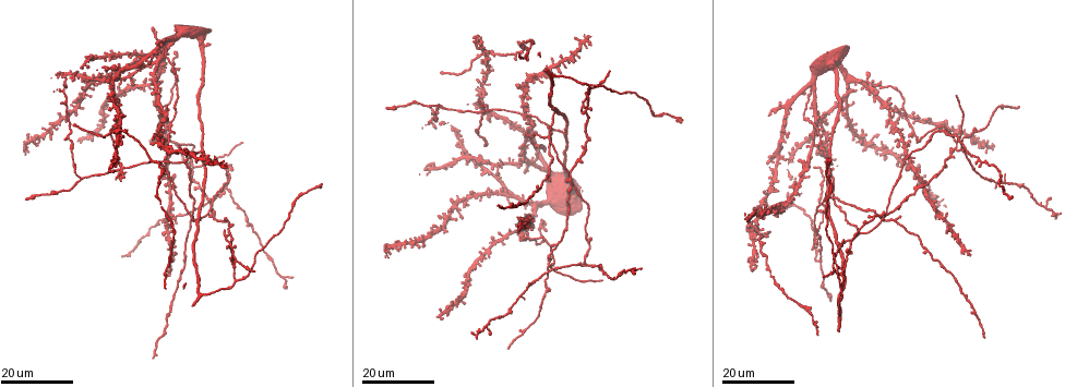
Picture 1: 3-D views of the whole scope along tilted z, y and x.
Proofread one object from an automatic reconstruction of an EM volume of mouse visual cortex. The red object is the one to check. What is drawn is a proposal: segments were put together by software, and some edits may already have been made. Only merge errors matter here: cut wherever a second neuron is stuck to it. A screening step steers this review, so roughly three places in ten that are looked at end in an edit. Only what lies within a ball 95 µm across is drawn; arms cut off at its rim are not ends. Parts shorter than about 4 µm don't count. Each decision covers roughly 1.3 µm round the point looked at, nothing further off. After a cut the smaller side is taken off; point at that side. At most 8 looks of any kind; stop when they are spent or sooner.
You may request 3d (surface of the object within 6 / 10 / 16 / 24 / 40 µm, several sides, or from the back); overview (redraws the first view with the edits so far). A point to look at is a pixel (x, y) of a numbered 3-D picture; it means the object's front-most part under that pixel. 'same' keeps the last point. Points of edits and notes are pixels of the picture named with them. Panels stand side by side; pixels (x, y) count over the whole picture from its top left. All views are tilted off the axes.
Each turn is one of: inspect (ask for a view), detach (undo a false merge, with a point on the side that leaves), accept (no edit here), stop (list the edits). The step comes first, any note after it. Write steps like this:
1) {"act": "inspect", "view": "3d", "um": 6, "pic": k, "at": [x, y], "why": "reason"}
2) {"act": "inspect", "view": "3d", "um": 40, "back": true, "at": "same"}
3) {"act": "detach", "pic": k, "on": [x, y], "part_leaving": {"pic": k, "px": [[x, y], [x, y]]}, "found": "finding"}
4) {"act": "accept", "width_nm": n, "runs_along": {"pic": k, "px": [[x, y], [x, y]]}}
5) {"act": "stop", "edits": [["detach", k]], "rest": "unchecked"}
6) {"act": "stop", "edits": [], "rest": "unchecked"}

{"act": "inspect", "view": "3d", "um": 24, "pic": 1, "at": [562, 131]}

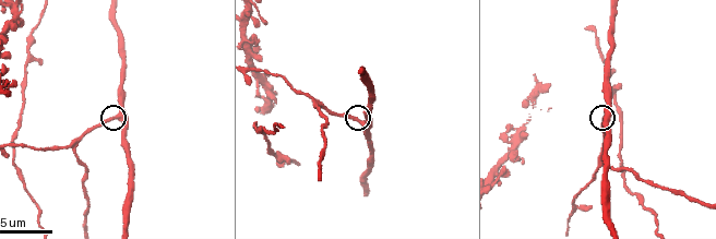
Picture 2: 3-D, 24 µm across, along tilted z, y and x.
{"act": "inspect", "view": "3d", "um": 10, "pic": 2, "at": [360, 124]}

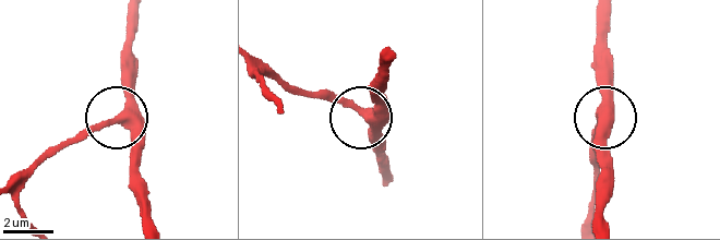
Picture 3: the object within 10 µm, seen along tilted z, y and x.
{"act": "accept", "side_arm_um": 80, "runs_along": {"pic": 3, "px": [[147, 220], [147, 187], [123, 124], [91, 124], [49, 159]]}, "found": "all the same neuron"}

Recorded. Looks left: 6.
{"act": "inspect", "view": "3d", "um": 24, "pic": 1, "at": [198, 220], "why": "branch point"}

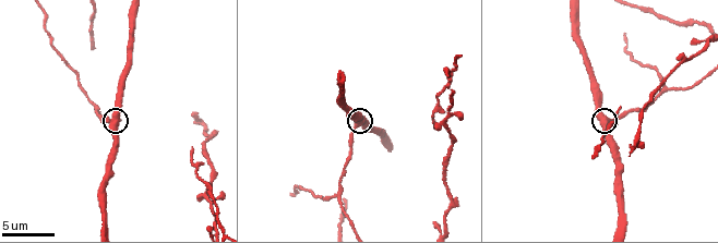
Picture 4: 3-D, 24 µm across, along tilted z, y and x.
{"act": "inspect", "view": "3d", "um": 10, "pic": 4, "at": [112, 120], "why": "closer look"}

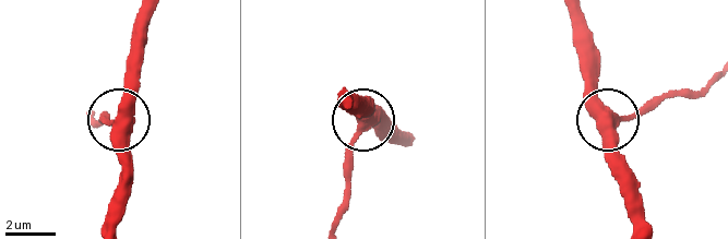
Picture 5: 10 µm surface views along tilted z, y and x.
{"act": "accept", "arms": 3, "runs_along": {"pic": 5, "px": [[144, 18], [136, 94], [119, 121], [111, 121], [107, 111]]}, "found": "one neuron here"}

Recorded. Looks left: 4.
{"act": "inspect", "view": "3d", "um": 24, "pic": 1, "at": [120, 166], "why": "looks like a crossing"}

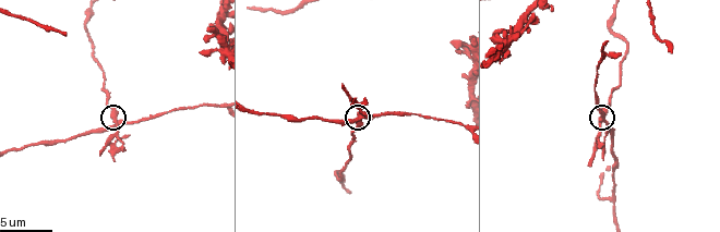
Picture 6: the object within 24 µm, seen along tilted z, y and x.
{"act": "inspect", "view": "3d", "um": 6, "pic": 6, "at": [601, 123], "why": "zoom in"}

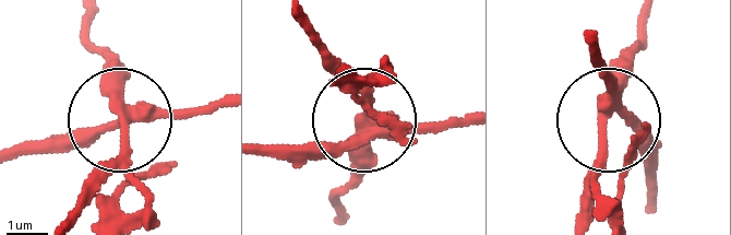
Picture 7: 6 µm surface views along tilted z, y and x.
{"act": "detach", "pic": 7, "on": [150, 171], "arms": 4, "part_leaving": {"pic": 7, "px": [[132, 104], [85, 19]]}, "found": "a second neuron is stuck on"}

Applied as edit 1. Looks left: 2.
{"act": "stop", "edits": [["detach", 7]], "rest": "unchecked"}

